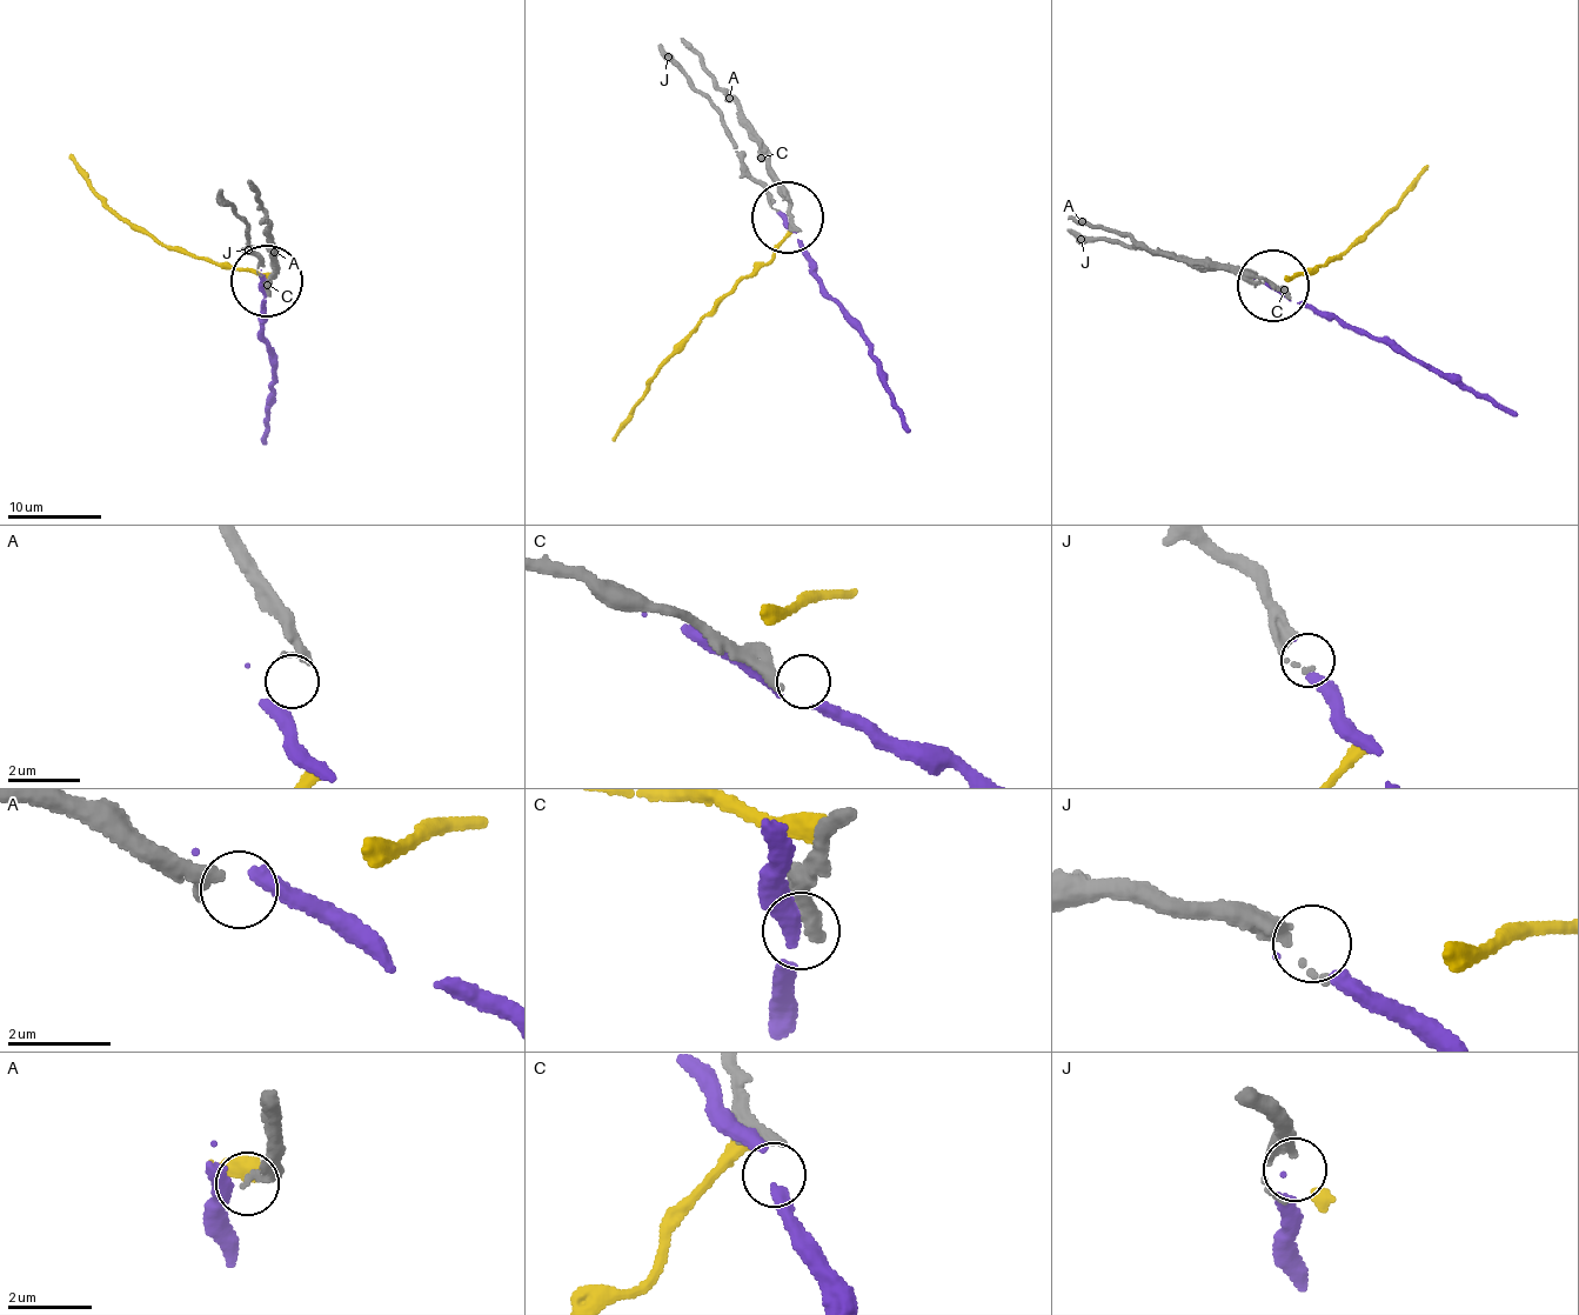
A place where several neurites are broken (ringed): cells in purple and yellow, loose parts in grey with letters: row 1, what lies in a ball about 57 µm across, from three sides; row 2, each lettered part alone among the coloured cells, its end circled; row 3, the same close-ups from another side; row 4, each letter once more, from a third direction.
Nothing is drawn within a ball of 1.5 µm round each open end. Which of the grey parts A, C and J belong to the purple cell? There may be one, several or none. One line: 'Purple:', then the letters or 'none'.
Purple: J

